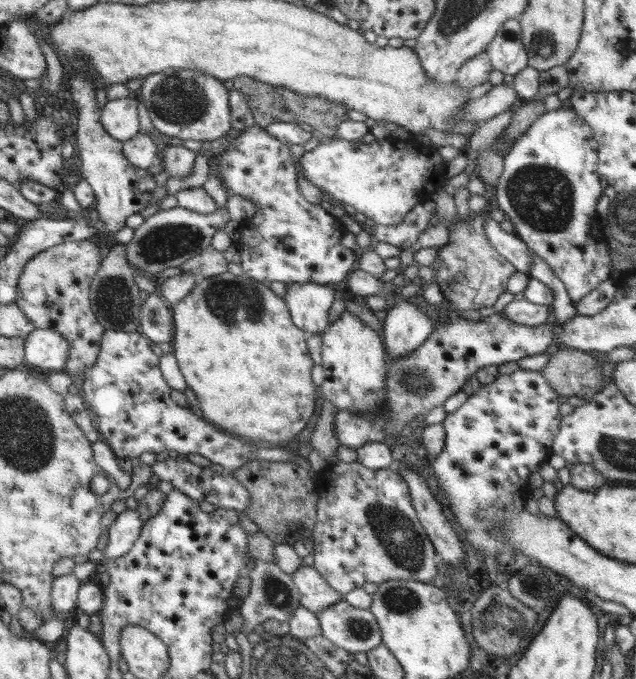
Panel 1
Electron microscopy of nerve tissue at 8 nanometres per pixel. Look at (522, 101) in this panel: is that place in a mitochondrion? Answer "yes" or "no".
no

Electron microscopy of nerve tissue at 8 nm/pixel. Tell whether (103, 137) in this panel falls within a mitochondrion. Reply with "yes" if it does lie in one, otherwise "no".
no

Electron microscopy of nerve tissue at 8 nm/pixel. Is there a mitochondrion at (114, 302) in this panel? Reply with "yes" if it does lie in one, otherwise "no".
yes

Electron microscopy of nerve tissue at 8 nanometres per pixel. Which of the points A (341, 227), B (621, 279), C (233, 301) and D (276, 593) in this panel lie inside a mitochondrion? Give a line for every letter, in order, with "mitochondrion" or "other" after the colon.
A: other
B: other
C: mitochondrion
D: mitochondrion

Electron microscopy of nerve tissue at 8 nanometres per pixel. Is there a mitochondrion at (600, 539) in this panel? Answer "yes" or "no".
no

